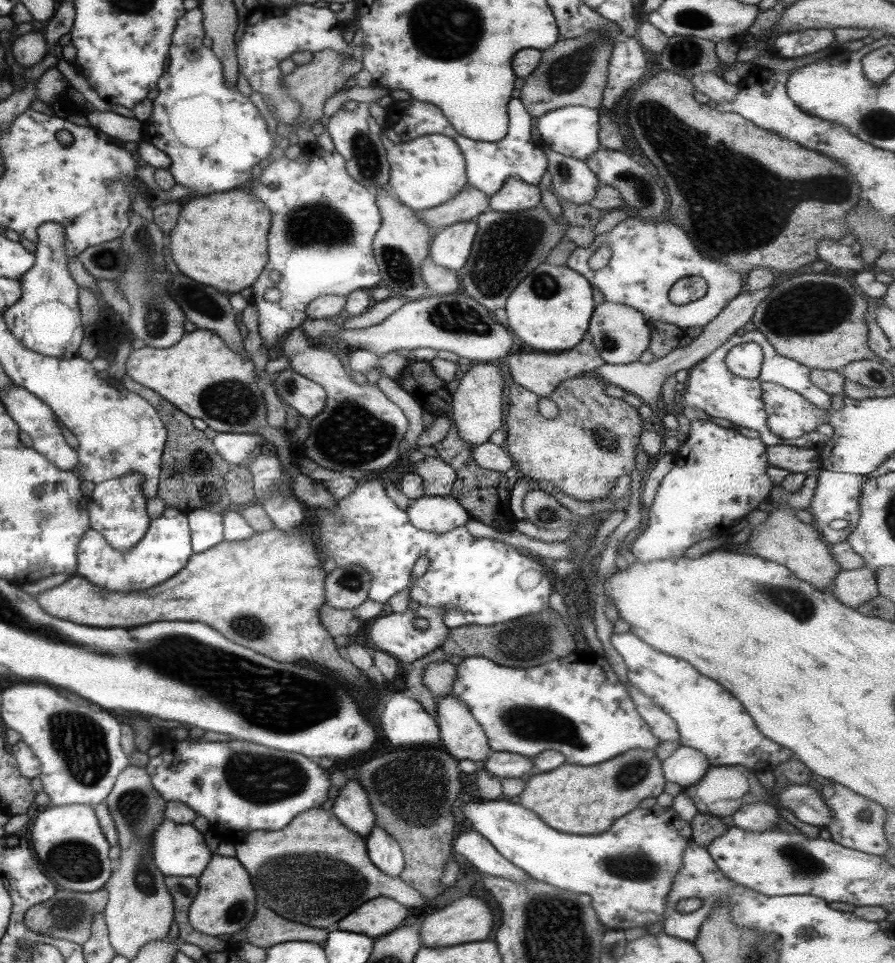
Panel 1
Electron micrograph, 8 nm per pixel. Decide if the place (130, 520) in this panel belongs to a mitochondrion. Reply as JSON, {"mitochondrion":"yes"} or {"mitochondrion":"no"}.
{"mitochondrion":"no"}

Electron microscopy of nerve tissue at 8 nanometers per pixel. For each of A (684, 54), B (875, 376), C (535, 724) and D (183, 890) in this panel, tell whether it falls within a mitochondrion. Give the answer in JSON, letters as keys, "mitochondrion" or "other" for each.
{"A":"mitochondrion","B":"mitochondrion","C":"mitochondrion","D":"other"}

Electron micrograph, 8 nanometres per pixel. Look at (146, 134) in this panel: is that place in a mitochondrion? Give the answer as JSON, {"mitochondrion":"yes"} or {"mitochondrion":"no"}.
{"mitochondrion":"no"}

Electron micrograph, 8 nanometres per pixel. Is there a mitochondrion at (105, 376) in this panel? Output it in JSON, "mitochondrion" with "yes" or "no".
{"mitochondrion":"no"}

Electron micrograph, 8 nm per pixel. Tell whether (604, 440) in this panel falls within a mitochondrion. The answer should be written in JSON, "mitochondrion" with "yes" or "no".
{"mitochondrion":"yes"}

